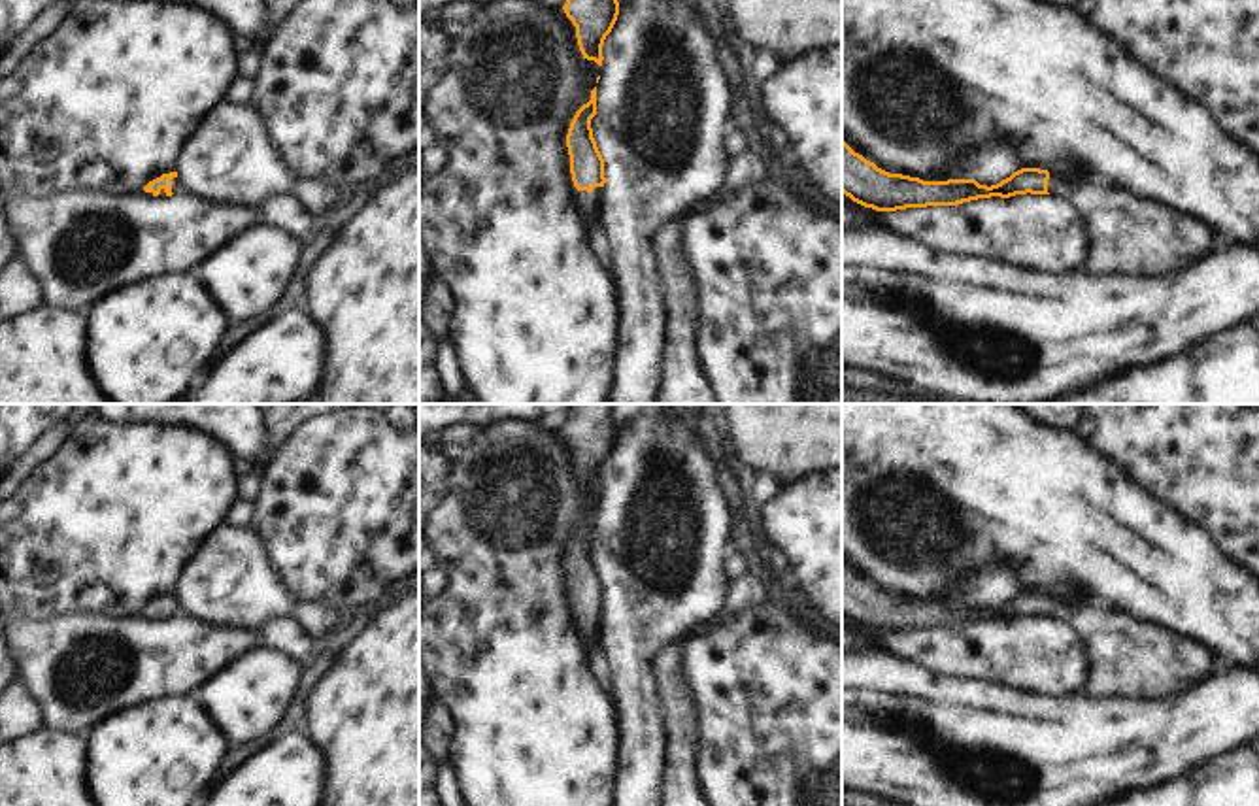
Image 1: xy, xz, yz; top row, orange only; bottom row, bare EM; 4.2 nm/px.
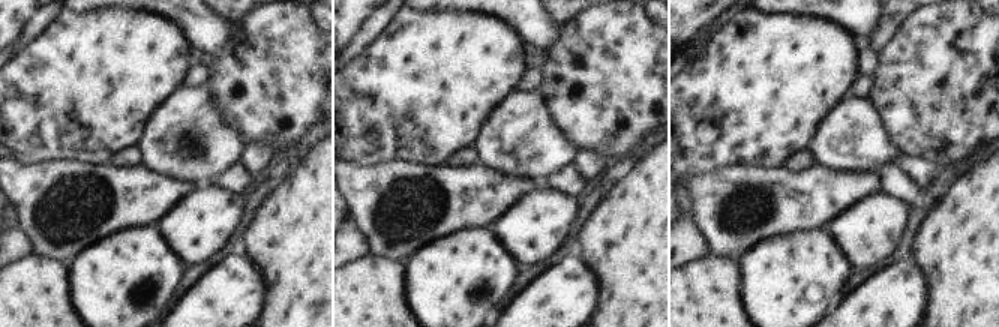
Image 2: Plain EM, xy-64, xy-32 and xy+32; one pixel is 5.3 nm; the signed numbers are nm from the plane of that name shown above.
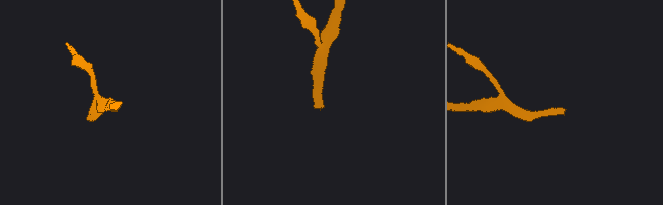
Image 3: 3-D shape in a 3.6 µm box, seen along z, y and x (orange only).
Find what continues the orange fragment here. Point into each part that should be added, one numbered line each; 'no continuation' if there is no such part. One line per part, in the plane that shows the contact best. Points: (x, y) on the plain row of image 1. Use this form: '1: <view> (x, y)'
1: xz (591, 623)

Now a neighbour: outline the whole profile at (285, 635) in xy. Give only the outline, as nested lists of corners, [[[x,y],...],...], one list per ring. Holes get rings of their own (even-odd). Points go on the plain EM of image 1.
[[[276,617],[260,629],[260,646],[302,661],[310,653],[311,636],[293,617]]]

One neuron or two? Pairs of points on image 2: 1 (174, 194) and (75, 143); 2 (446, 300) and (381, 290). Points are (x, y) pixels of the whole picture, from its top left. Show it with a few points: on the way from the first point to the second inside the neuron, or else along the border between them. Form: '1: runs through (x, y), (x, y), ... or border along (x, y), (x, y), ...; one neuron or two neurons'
1: border along (113, 161), (108, 164), (75, 162); two neurons
2: border along (405, 263), (410, 306), (414, 311); two neurons

